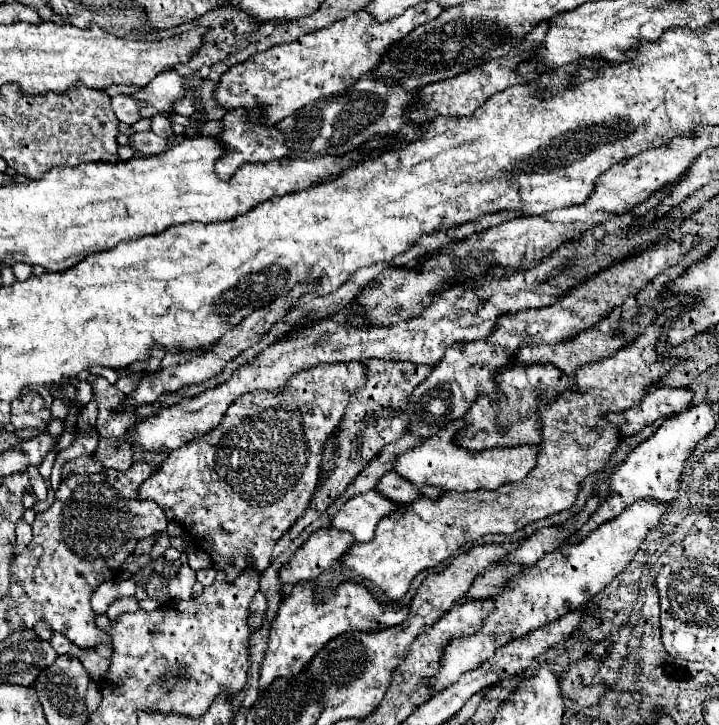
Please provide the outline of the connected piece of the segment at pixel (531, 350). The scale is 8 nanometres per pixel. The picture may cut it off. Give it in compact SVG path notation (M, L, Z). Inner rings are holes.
M614 308L608 318L598 322L598 326L578 334L570 342L562 342L562 346L522 346L522 350L518 350L514 362L516 364L552 364L558 370L562 370L566 376L574 378L578 368L582 368L590 362L600 362L604 358L610 358L628 344L628 340L624 338L624 334L620 330L620 312L622 312L622 308Z

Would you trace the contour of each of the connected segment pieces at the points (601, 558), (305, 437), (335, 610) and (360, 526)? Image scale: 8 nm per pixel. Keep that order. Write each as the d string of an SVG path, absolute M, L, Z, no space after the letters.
M656 498L638 500L632 506L628 506L618 518L614 518L614 522L606 522L598 526L592 534L588 534L586 540L572 546L570 544L562 546L566 554L550 552L538 562L538 566L518 574L508 584L508 588L504 588L494 598L496 602L494 610L488 614L486 622L480 626L480 630L474 636L456 638L450 644L446 644L444 654L440 658L440 670L430 684L430 694L442 692L446 686L454 684L464 672L470 672L476 666L480 666L484 660L492 658L494 652L506 646L508 642L526 636L528 632L538 630L590 602L618 574L622 574L622 570L626 570L626 566L632 562L634 554L638 552L648 532L660 528L668 508L670 502L662 502Z
M350 362L350 366L316 366L314 370L306 370L306 374L294 374L294 378L290 378L290 382L278 390L278 392L254 392L254 394L246 394L242 398L238 398L236 402L230 404L228 412L224 414L222 422L218 428L210 430L210 434L198 436L190 442L186 442L184 446L180 446L178 450L170 452L168 458L162 462L160 470L156 470L142 486L140 486L140 498L142 500L154 500L156 504L160 504L162 510L172 510L176 520L180 520L186 530L192 536L192 528L194 528L194 540L202 542L202 550L210 554L212 558L212 566L216 570L226 570L226 574L230 574L230 578L236 578L236 574L242 574L242 570L246 568L246 554L252 552L254 554L254 564L258 566L258 570L266 570L270 564L270 556L272 556L272 548L276 544L276 540L306 512L306 506L310 504L310 498L314 494L314 486L318 484L318 474L320 474L320 460L322 460L322 444L326 442L328 434L332 434L342 416L344 410L350 402L350 396L356 394L358 390L362 390L366 386L366 366L362 362Z
M350 580L342 582L328 600L318 598L318 594L312 588L312 582L294 584L292 592L284 596L278 616L270 630L268 650L260 668L260 688L266 688L278 676L298 674L300 670L304 670L306 662L310 662L332 638L344 632L378 632L402 624L408 618L408 608L408 604L380 602L364 584Z
M370 490L350 498L332 518L332 526L352 532L358 542L370 542L374 540L376 524L400 510L404 510L404 504L396 504L390 498L384 498L380 492Z

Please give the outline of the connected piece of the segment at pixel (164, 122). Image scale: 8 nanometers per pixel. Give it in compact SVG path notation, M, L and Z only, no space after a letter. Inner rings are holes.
M154 116L152 118L152 132L162 136L162 138L170 138L172 136L172 126L170 126L170 120L168 118L162 118L162 116Z

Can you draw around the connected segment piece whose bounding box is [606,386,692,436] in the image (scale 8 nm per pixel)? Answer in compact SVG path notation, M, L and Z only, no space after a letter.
M658 386L642 400L642 404L622 414L606 414L606 420L620 426L620 432L624 436L632 436L642 432L646 426L654 424L658 418L668 418L666 414L674 416L682 410L688 410L690 402L692 402L692 390Z

